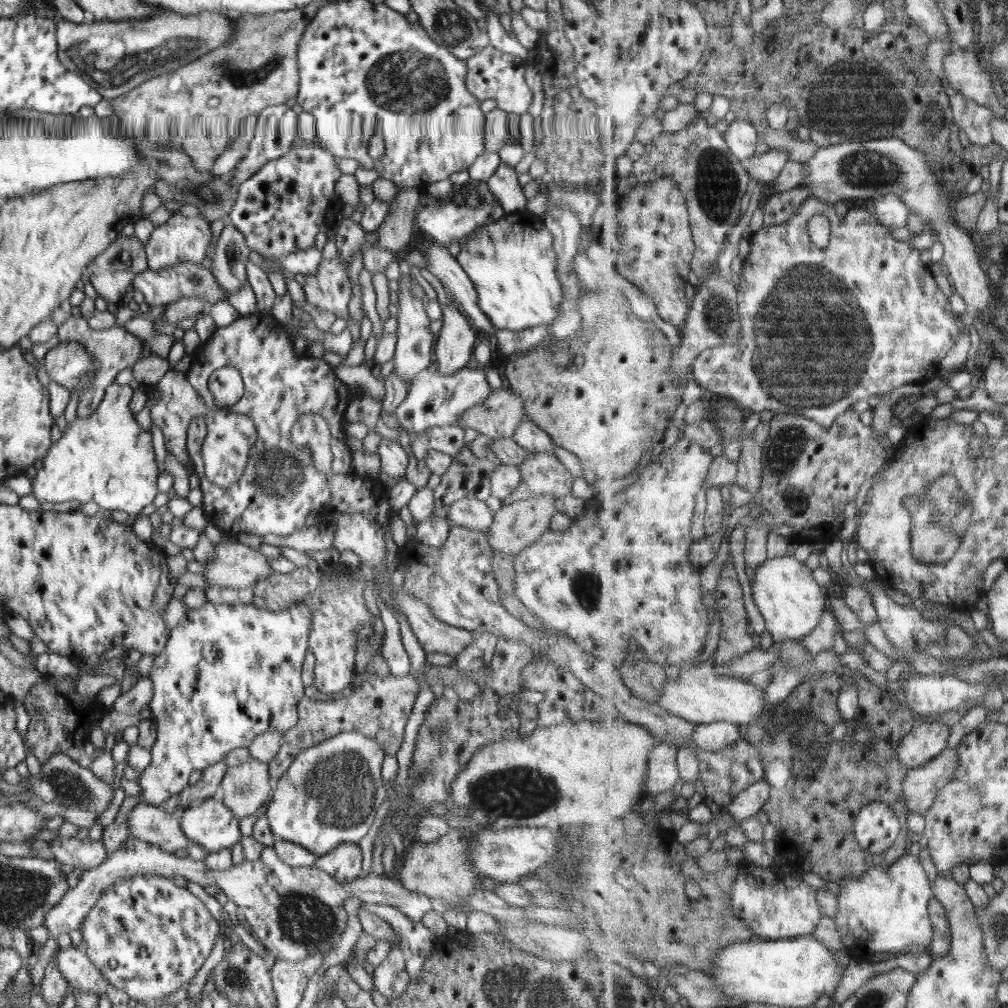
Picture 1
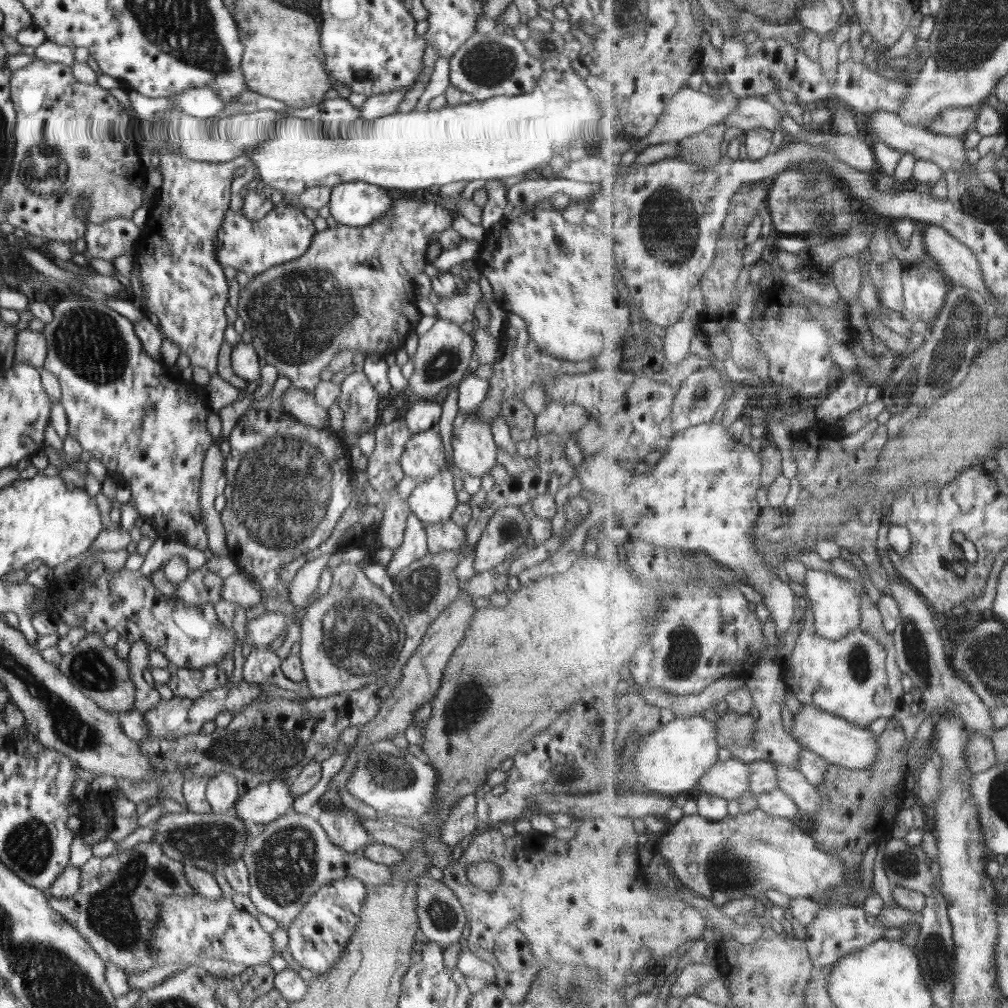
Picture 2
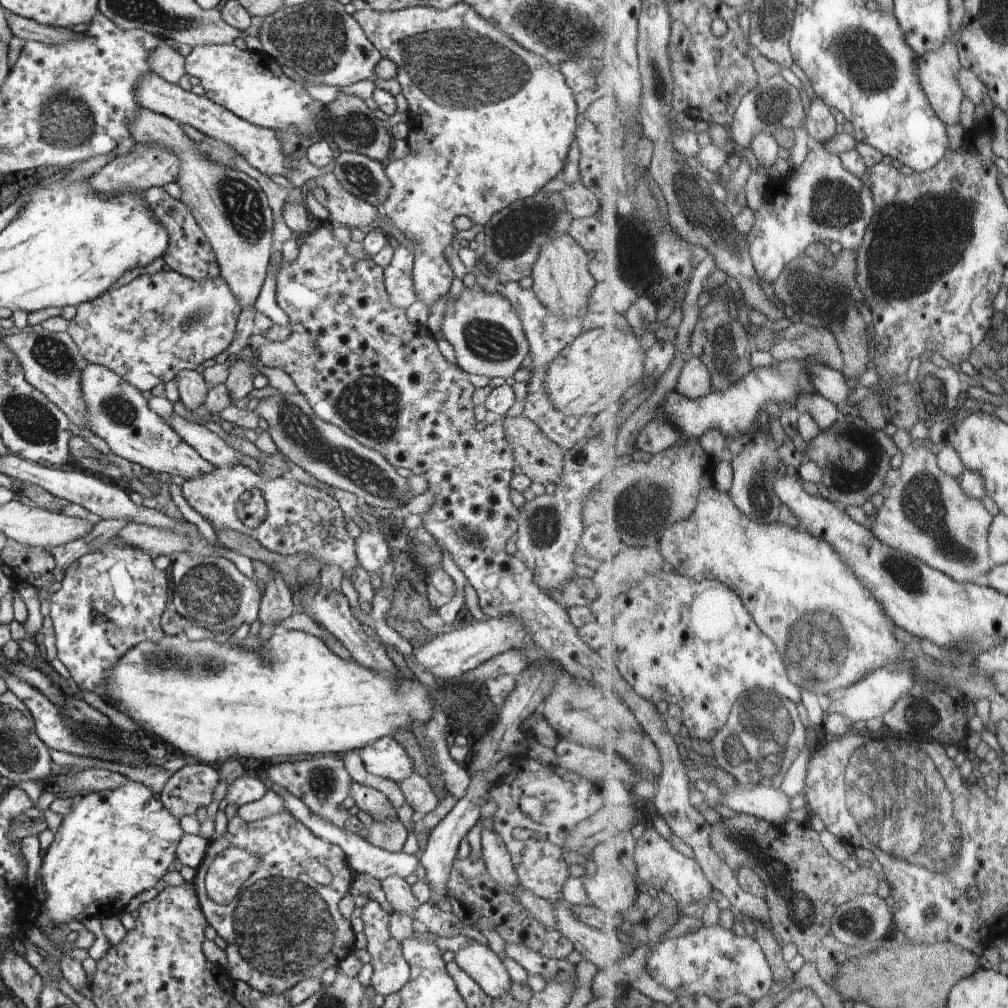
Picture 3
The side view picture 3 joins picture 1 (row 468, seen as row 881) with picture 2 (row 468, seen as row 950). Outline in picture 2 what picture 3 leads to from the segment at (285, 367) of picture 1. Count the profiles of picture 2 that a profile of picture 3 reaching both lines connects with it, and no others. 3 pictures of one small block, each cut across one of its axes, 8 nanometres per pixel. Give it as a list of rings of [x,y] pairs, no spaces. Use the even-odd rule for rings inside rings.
[[[249,407],[247,412],[243,414],[236,426],[229,434],[230,455],[225,460],[225,476],[226,476],[226,508],[221,513],[221,522],[225,530],[227,546],[230,548],[229,555],[233,558],[238,569],[243,570],[251,575],[255,580],[263,586],[265,594],[281,594],[289,597],[289,583],[285,583],[279,579],[279,572],[285,564],[290,564],[294,559],[302,556],[310,550],[316,550],[320,547],[326,538],[331,536],[333,528],[341,520],[342,514],[349,508],[353,500],[353,490],[351,480],[353,475],[352,462],[349,454],[349,445],[345,445],[343,439],[337,439],[342,433],[332,431],[330,427],[316,428],[299,421],[294,415],[284,412],[268,410],[255,410],[255,407]]]

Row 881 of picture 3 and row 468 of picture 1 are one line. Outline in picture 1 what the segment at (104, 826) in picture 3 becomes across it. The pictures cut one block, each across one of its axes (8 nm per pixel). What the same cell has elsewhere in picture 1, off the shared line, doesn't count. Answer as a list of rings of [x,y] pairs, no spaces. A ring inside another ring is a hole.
[[[113,382],[111,385],[108,385],[108,388],[106,388],[102,401],[100,401],[100,404],[98,404],[98,408],[96,410],[94,410],[94,413],[92,413],[92,415],[90,415],[90,417],[82,418],[82,417],[76,416],[76,417],[74,417],[74,421],[72,421],[72,423],[63,423],[62,424],[62,437],[50,445],[50,449],[48,449],[48,452],[46,453],[45,457],[42,459],[42,463],[44,464],[44,466],[42,466],[41,470],[37,471],[38,473],[36,474],[36,477],[33,479],[33,494],[32,494],[32,496],[36,497],[36,499],[38,500],[39,503],[42,503],[44,501],[48,501],[51,503],[62,503],[62,502],[66,502],[66,501],[77,500],[81,504],[85,504],[85,503],[93,501],[94,503],[96,503],[100,507],[101,511],[105,511],[105,510],[122,511],[122,512],[128,513],[129,516],[132,514],[138,515],[139,513],[142,513],[147,507],[149,507],[149,506],[152,507],[153,500],[155,499],[156,495],[159,493],[157,479],[159,478],[159,475],[161,474],[161,472],[160,472],[160,468],[158,468],[158,462],[156,461],[156,456],[154,454],[154,447],[152,447],[152,434],[150,434],[150,431],[146,431],[146,430],[144,430],[144,428],[140,427],[140,424],[138,424],[138,422],[136,421],[135,414],[133,414],[130,411],[130,408],[128,407],[128,404],[130,404],[131,398],[132,398],[132,388],[130,388],[129,385],[120,385],[116,382]]]

